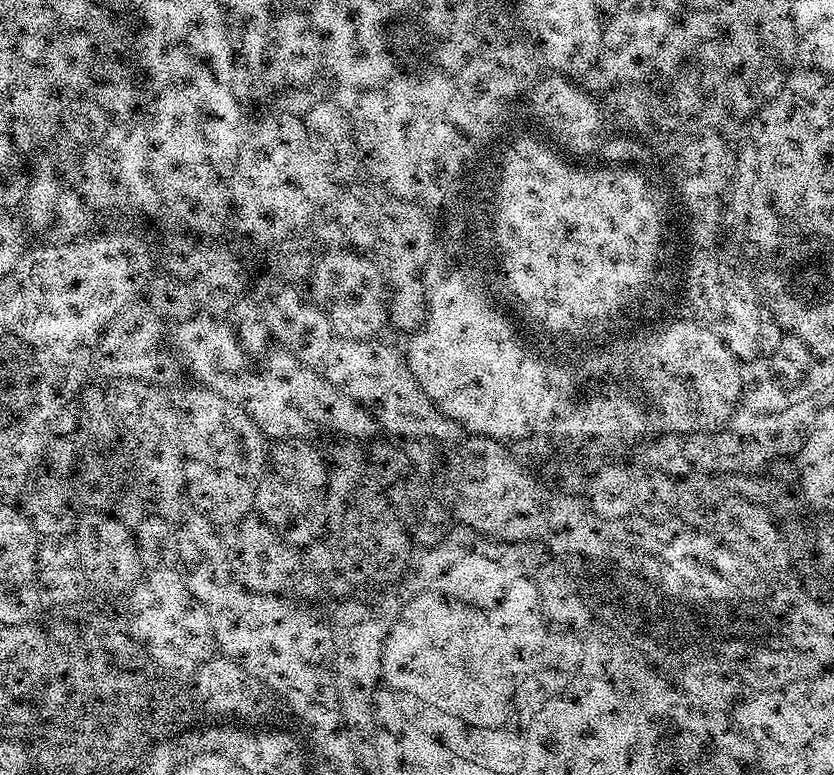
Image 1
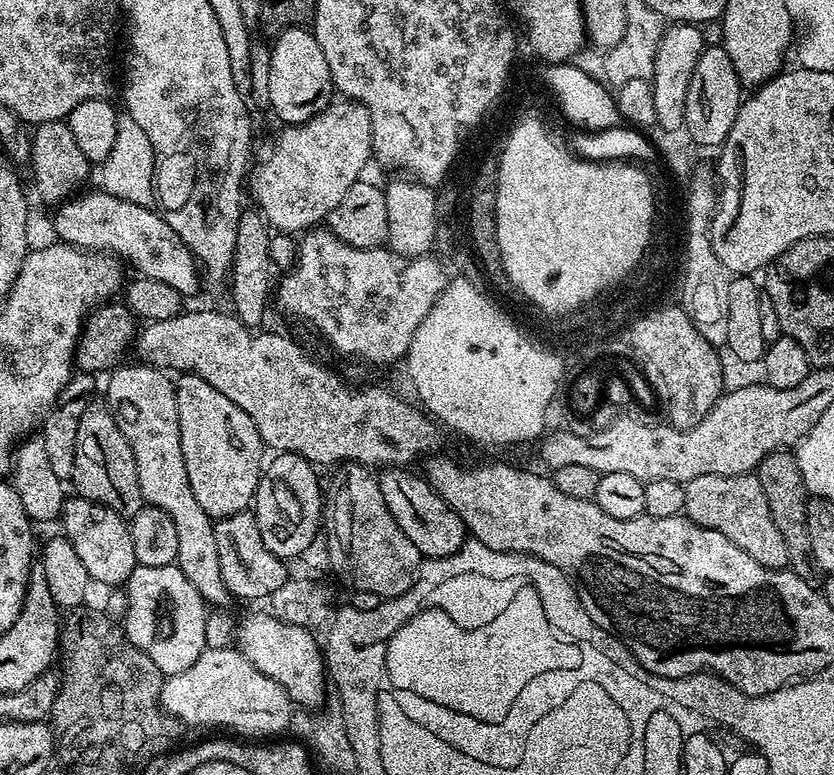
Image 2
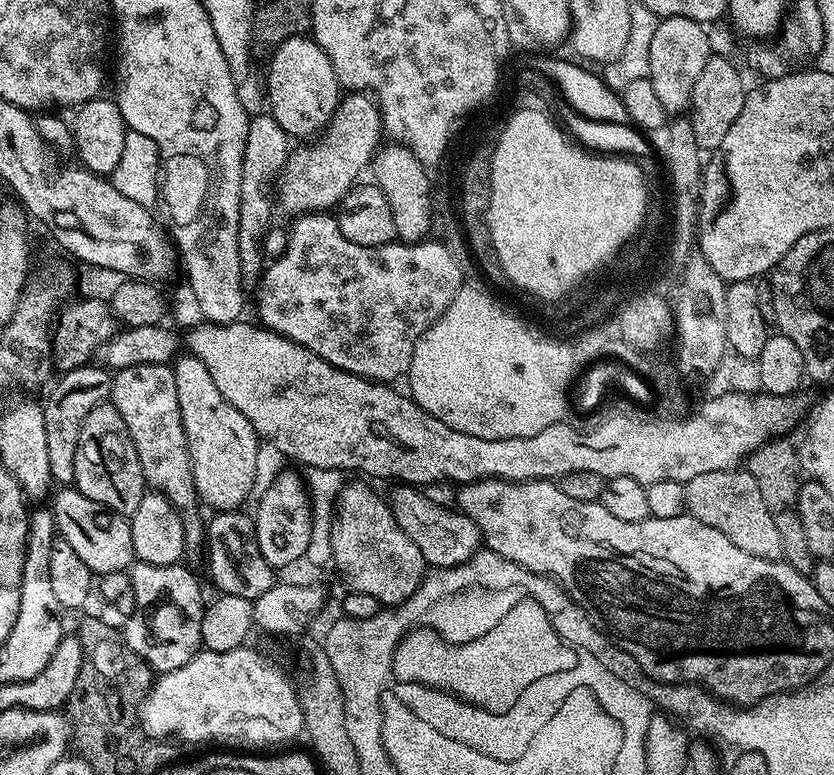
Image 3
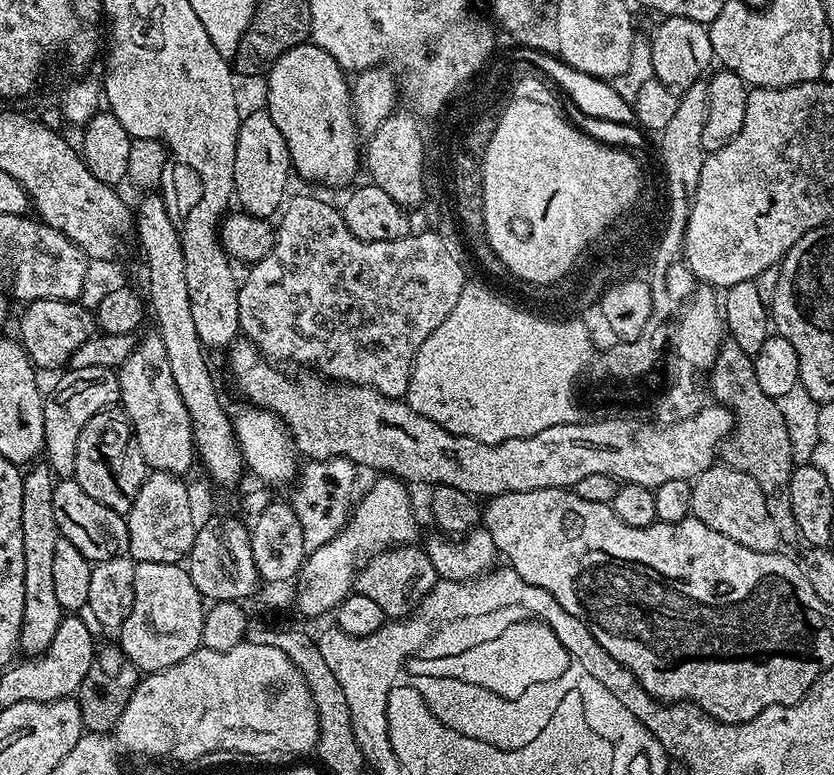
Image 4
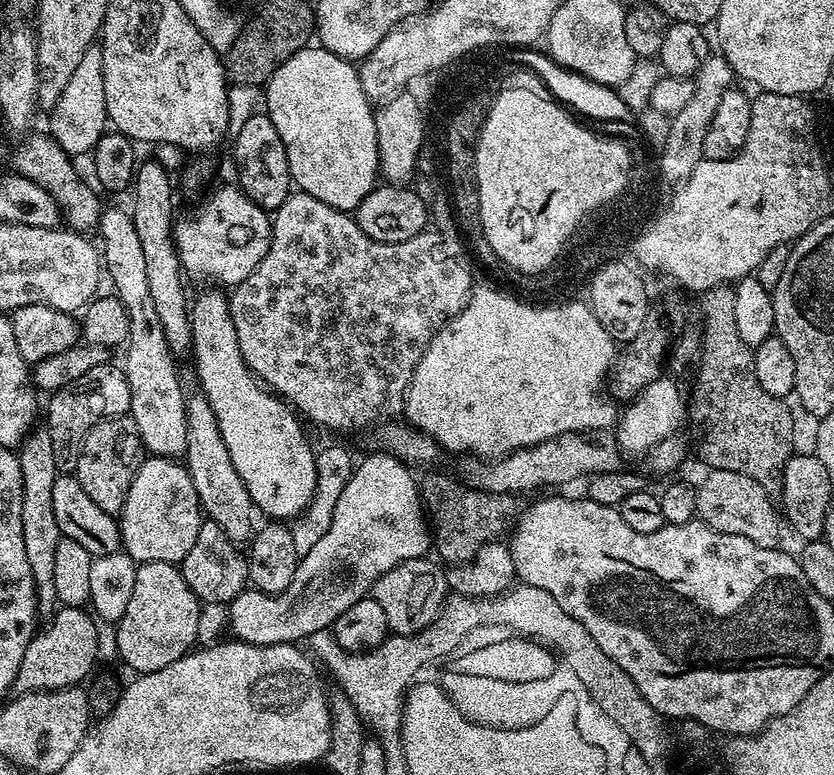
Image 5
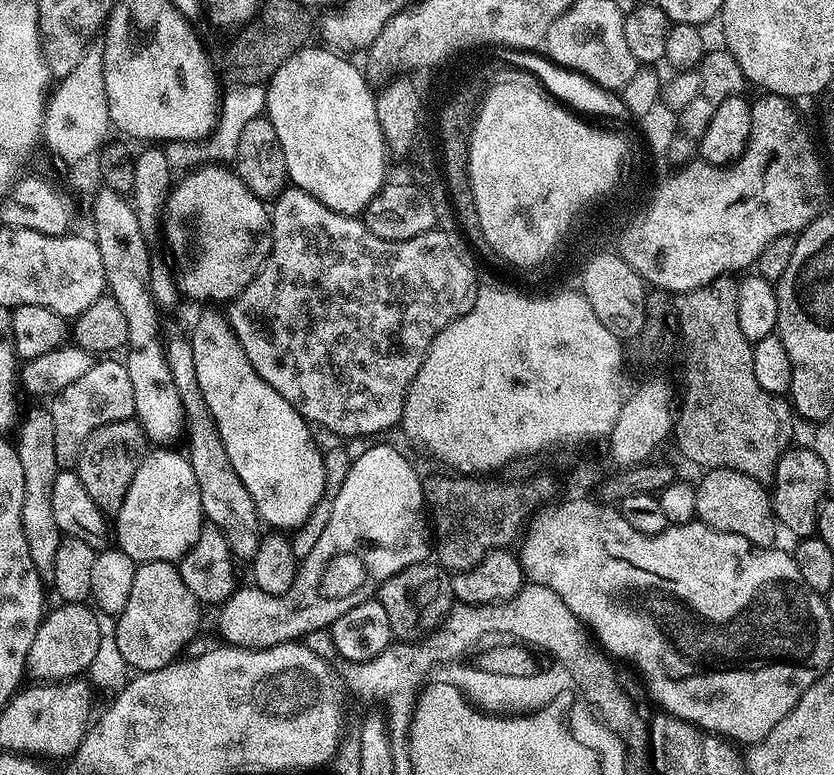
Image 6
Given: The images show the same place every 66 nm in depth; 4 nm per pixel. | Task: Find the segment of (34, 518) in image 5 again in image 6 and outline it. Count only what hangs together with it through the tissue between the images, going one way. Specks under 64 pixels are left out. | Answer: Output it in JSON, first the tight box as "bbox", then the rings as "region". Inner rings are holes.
{"bbox":[14,407,62,582],"region":[[[44,407],[32,408],[25,416],[23,413],[15,432],[14,443],[18,462],[22,462],[24,479],[22,530],[26,534],[26,546],[30,546],[30,558],[40,577],[48,582],[54,574],[54,557],[58,555],[62,539],[58,522],[54,522],[54,478],[62,469],[58,466],[58,457],[54,455],[54,418],[51,411]]]}

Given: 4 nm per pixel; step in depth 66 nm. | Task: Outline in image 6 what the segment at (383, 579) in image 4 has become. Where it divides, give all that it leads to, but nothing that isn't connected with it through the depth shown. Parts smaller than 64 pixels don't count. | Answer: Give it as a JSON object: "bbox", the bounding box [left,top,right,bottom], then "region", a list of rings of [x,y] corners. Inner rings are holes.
{"bbox":[378,562,454,642],"region":[[[425,562],[410,566],[393,577],[380,587],[378,591],[380,605],[386,609],[386,615],[390,618],[390,630],[393,637],[400,642],[417,642],[423,640],[429,633],[436,631],[449,612],[454,607],[452,594],[452,576],[445,572],[436,562]]]}

